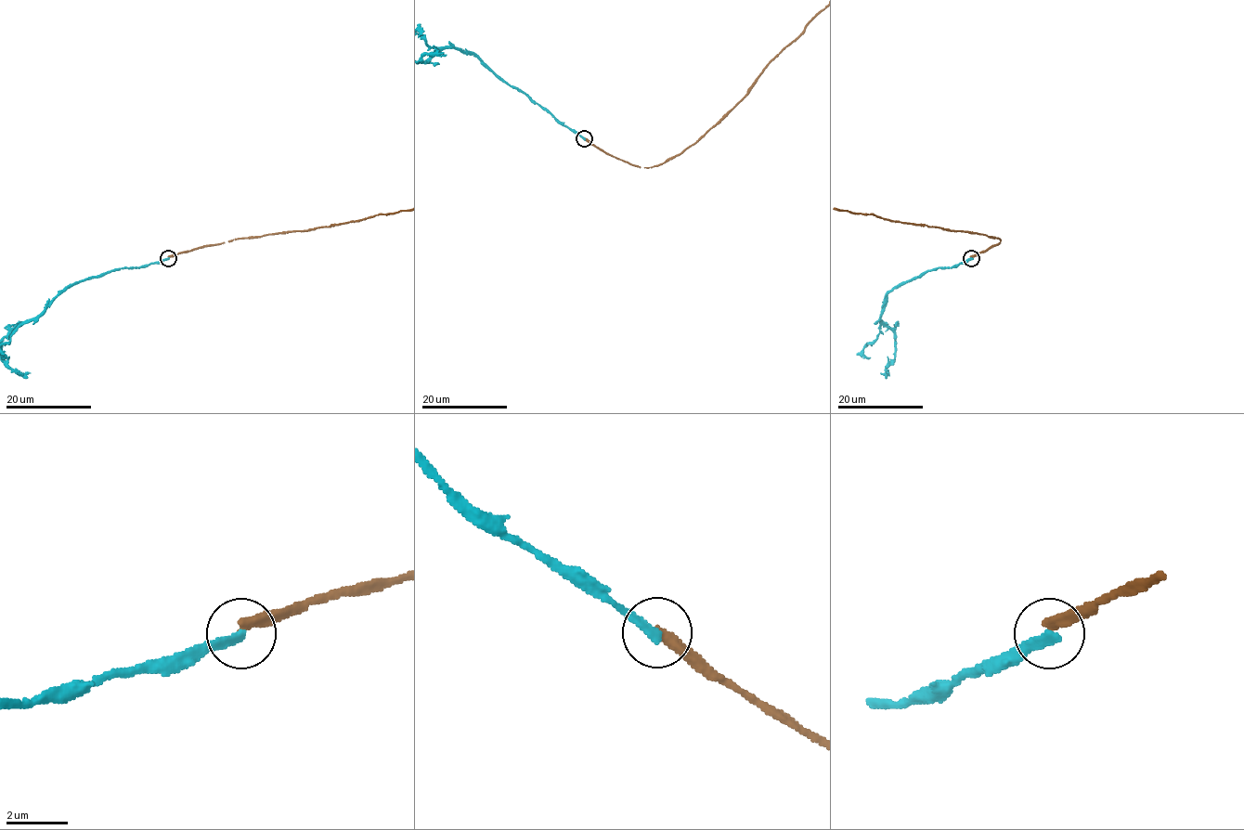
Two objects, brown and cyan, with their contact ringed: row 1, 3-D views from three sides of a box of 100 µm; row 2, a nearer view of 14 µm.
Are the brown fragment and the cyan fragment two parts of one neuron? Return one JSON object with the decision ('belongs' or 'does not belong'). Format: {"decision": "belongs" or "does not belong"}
{"decision": "does not belong"}

